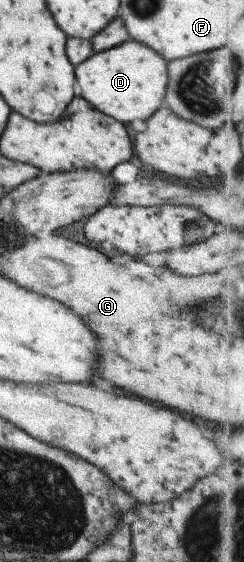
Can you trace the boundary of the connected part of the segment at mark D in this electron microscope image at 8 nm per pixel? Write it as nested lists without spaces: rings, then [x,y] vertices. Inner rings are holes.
[[[127,39],[107,51],[99,51],[75,67],[75,85],[81,99],[85,99],[99,113],[113,117],[121,125],[138,119],[145,121],[163,105],[168,80],[168,62],[155,50]]]

